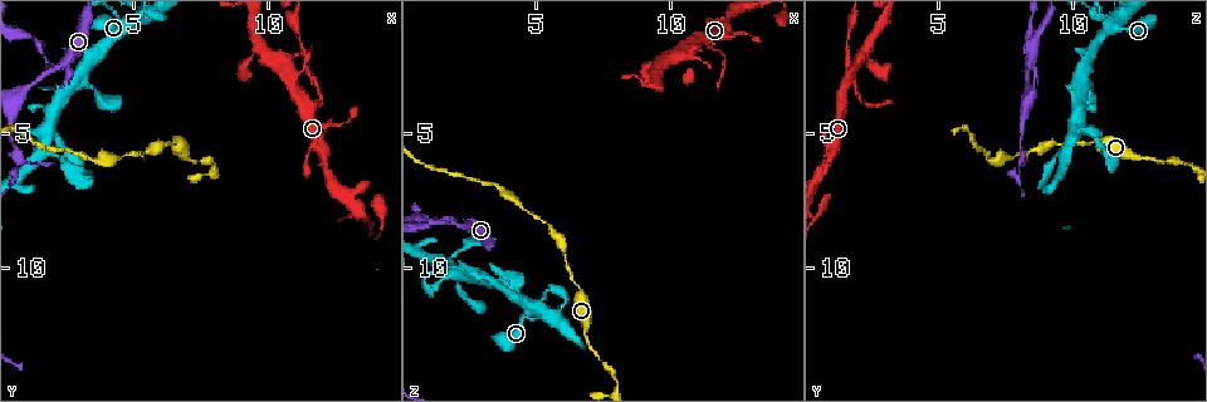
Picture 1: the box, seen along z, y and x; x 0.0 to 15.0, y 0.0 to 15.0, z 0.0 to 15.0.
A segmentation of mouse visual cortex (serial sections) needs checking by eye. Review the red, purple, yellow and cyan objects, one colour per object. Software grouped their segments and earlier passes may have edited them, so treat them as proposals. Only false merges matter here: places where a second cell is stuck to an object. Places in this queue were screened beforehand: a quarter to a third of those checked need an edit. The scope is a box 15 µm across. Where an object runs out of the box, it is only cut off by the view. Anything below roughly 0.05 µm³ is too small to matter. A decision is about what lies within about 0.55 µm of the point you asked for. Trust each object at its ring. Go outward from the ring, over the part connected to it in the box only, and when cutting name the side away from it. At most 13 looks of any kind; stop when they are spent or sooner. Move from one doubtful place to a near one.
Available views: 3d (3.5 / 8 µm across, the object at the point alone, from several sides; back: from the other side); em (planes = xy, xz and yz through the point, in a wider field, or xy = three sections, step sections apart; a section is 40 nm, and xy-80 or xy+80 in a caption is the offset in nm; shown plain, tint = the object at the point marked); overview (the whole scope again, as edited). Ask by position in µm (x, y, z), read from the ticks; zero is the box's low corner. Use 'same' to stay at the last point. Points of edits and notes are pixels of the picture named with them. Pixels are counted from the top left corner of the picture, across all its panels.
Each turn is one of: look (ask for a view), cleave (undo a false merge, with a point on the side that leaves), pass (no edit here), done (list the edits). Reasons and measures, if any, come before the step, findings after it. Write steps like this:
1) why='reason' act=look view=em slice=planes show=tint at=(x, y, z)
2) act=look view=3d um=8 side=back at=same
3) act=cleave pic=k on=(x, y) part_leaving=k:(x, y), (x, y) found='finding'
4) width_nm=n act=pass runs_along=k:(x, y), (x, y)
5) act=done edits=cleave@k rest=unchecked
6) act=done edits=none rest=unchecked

why='looks like a crossing' act=look view=3d um=8 at=(10.8, 2.9, 1.7)

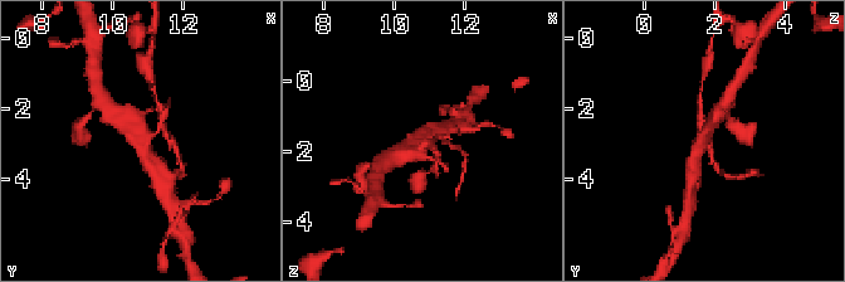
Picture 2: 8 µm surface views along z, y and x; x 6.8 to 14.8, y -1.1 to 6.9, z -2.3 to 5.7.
why='shape alone is not enough' act=look view=em slice=xy step=5 show=tint at=(10.9, 2.7, 1.7)

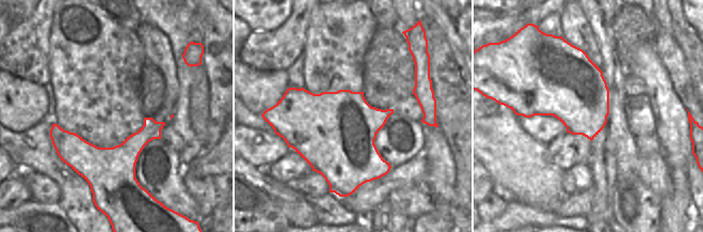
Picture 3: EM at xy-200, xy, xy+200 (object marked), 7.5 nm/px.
act=cleave pic=2 on=(172, 144) part_leaving=2:(156, 132), (161, 110), (151, 82) found='two cells meet here'

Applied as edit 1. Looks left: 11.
why='abrupt turn' act=look view=3d um=3.5 side=back at=(9.1, 2.6, 2.6)

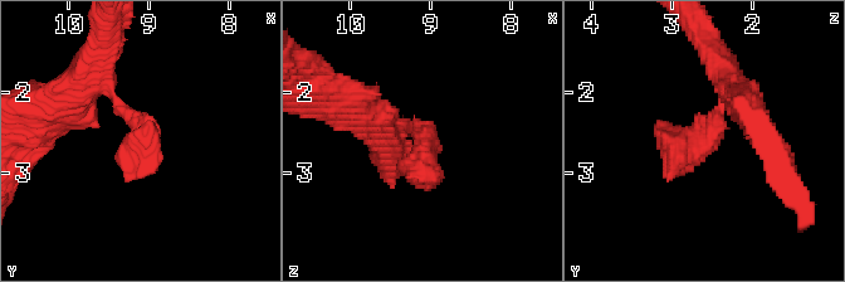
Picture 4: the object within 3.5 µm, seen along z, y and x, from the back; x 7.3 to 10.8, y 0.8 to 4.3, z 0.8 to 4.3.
why='now the EM' act=look view=em slice=planes show=tint at=(9.05, 2.60, 2.65)

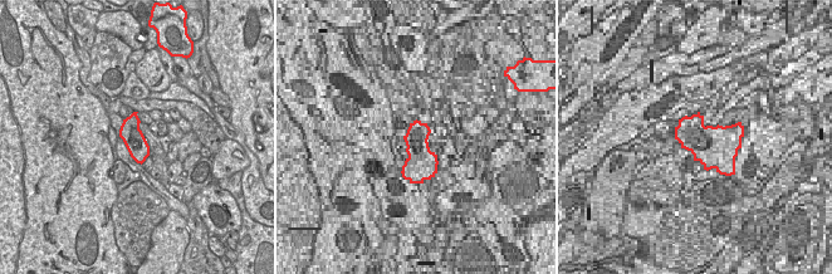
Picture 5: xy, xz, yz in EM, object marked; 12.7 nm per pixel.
act=pass runs_along=4:(369, 120), (426, 136), (430, 188) found='all the same cell'

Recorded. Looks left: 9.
act=look view=overview

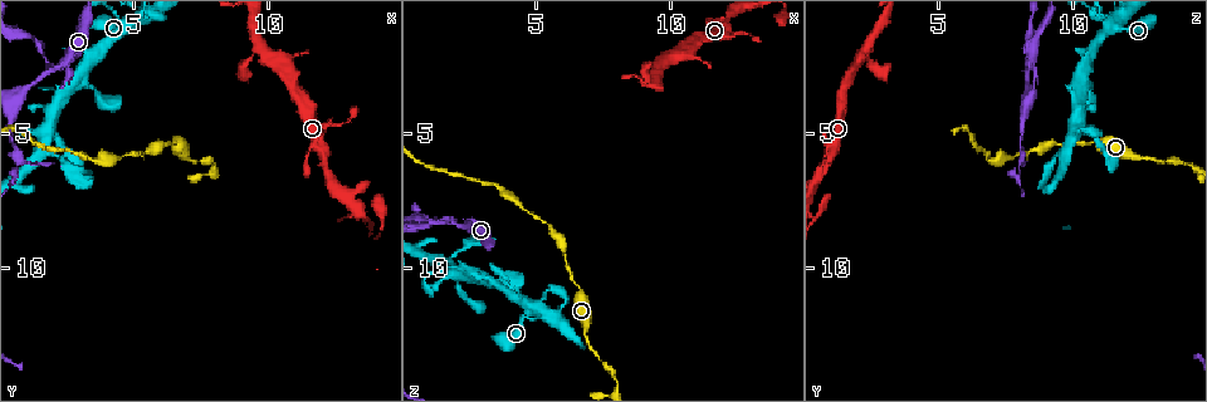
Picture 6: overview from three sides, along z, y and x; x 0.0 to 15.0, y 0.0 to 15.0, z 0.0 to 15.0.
why='thin neck' act=look view=3d um=3.5 at=(4.7, 1.0, 11.6)

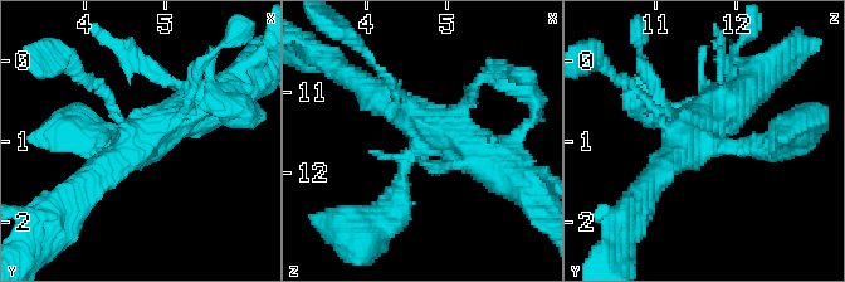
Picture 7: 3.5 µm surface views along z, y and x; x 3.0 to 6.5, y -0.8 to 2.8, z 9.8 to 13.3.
why='now the EM' act=look view=em slice=planes show=plain at=(4.70, 1.10, 11.55)

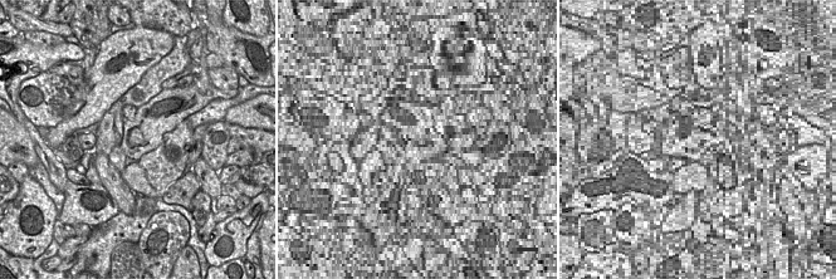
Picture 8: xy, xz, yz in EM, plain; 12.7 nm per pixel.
act=look view=em slice=planes show=tint at=same

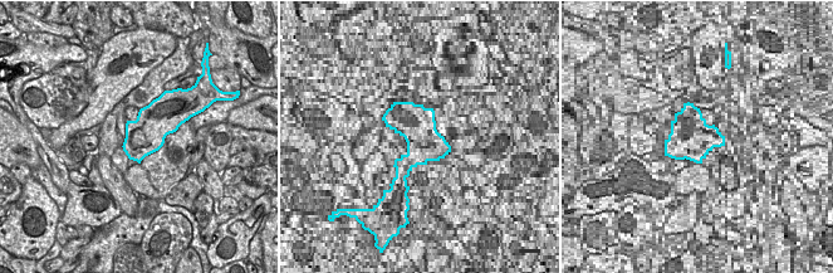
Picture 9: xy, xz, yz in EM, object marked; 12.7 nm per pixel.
act=pass runs_along=7:(773, 147), (683, 147), (650, 185) found='one cell here'

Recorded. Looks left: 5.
why='branch point' act=look view=3d um=8 at=(2.9, 2.9, 10.4)

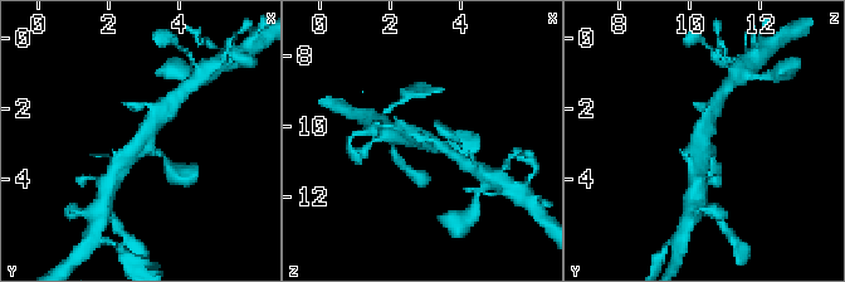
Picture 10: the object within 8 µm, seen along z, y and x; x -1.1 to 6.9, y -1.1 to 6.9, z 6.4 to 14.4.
why='closer look' act=look view=3d um=3.5 at=(2.9, 2.9, 10.3)

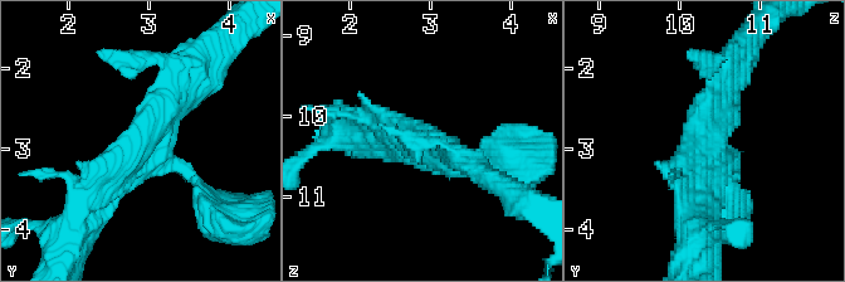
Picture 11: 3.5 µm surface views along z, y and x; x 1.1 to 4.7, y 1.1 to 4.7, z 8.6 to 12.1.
act=look view=em slice=xy step=1 show=tint at=(2.95, 2.85, 10.35)

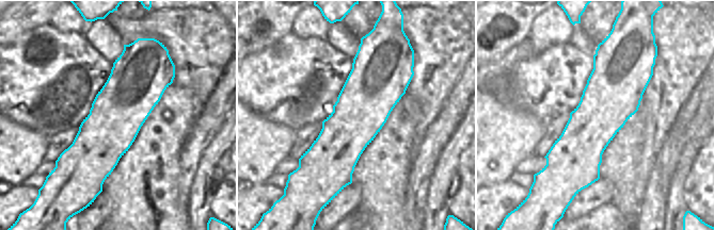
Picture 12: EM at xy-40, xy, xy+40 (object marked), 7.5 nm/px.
act=pass runs_along=11:(195, 71), (94, 203) found='all the same cell'

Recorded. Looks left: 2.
act=done edits=cleave@2 rest=unchecked

